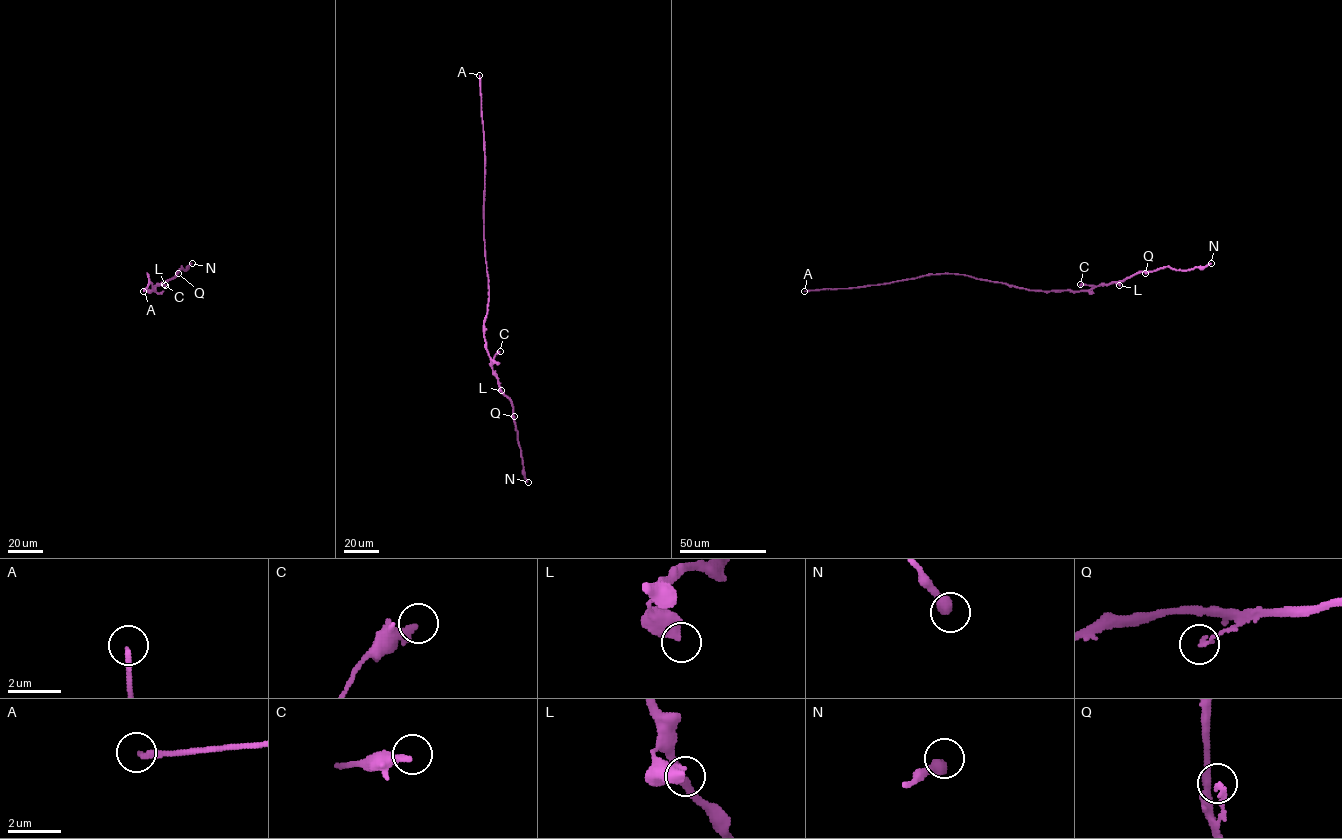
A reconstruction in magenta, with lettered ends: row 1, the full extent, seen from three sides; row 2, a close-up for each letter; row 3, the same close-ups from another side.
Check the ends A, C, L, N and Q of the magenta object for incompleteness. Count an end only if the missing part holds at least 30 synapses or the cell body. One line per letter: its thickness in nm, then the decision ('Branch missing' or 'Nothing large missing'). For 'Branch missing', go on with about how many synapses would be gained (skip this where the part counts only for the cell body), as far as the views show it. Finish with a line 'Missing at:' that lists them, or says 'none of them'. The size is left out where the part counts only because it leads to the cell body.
A: Thickness 220 nm. Branch missing. Roughly 60 synapses
C: Thickness 340 nm. Nothing large missing
L: Thickness 500 nm. Nothing large missing
N: Thickness 420 nm. Nothing large missing
Q: Thickness 140 nm. Nothing large missing
Missing at: A

